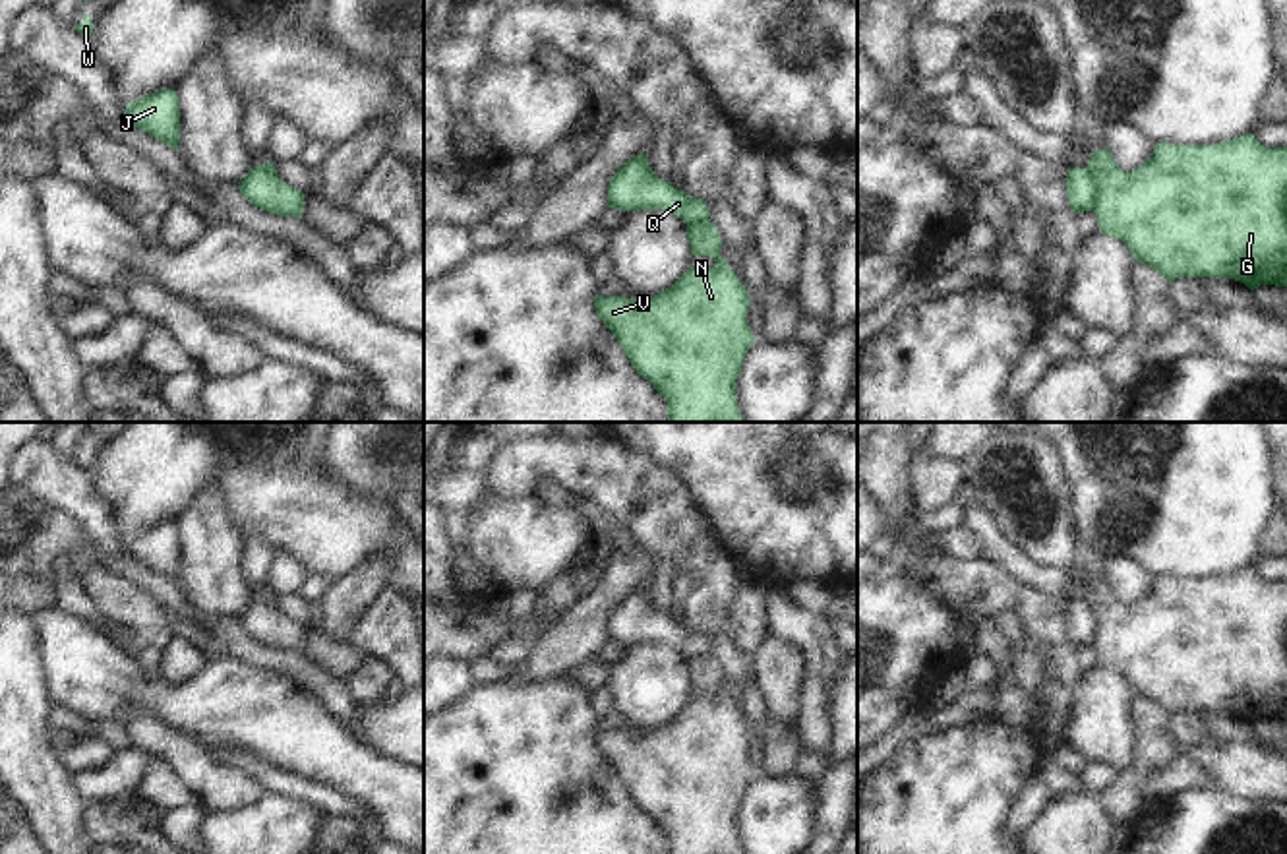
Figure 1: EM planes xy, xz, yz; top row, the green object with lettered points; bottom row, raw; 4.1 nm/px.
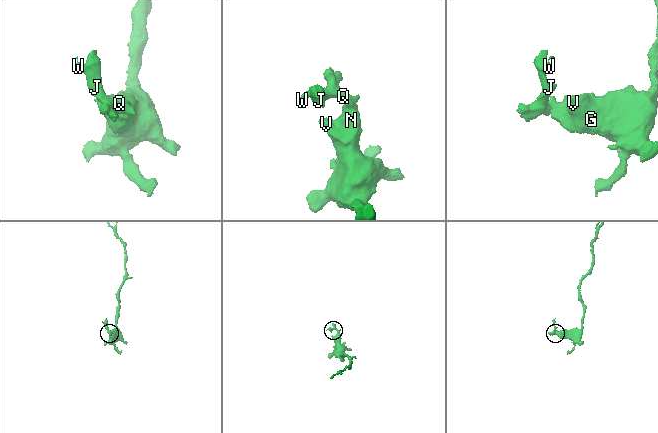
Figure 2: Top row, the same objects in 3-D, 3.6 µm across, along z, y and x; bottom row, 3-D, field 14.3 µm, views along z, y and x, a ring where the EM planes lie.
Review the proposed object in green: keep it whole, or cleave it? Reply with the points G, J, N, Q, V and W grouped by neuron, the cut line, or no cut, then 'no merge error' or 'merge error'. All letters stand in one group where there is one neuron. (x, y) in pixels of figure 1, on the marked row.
G N V / J Q W | yz (1086, 167), (1096, 190), (1096, 210) | merge error

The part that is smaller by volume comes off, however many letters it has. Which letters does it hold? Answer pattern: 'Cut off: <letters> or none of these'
Cut off: J, Q, W

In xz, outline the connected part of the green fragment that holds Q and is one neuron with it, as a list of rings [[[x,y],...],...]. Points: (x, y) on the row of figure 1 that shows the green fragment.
[[[646,153],[629,159],[617,168],[608,184],[608,207],[621,211],[662,209],[677,215],[687,225],[708,219],[704,199],[673,188],[656,176],[646,161]]]

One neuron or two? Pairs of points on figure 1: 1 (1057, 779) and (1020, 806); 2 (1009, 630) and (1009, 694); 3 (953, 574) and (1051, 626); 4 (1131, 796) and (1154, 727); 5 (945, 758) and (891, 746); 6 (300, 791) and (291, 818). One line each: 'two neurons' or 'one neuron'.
1: one neuron
2: two neurons
3: one neuron
4: one neuron
5: two neurons
6: two neurons

